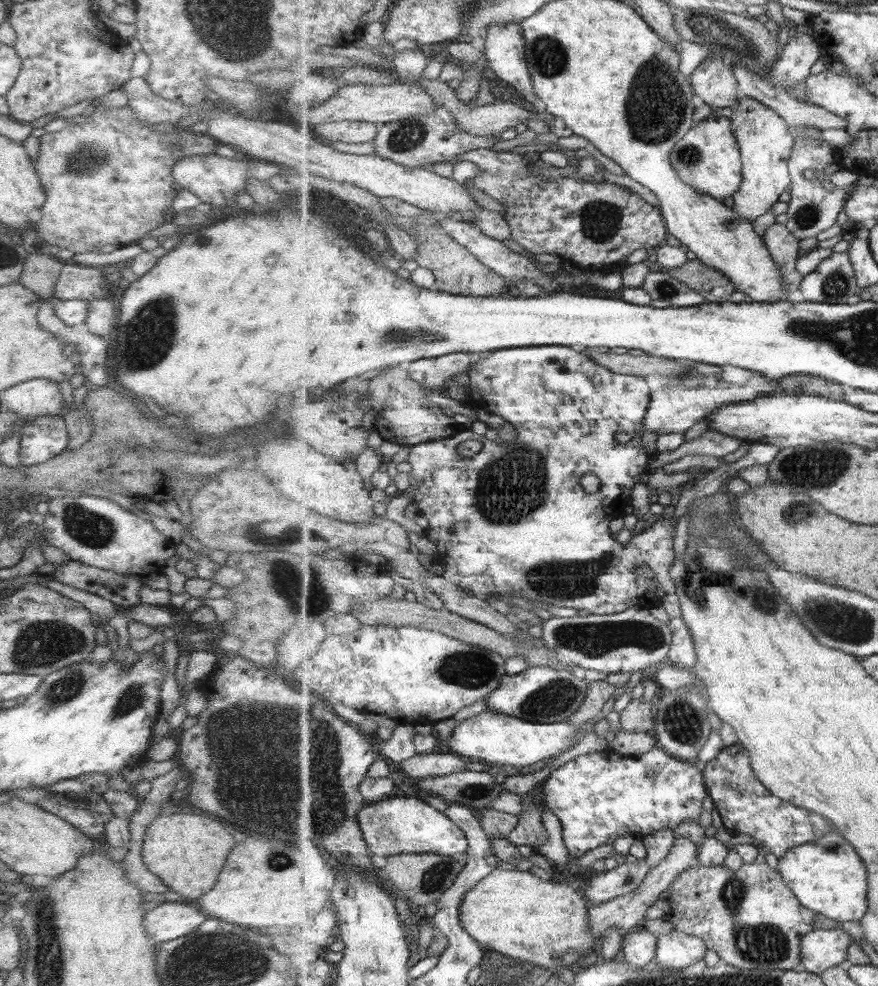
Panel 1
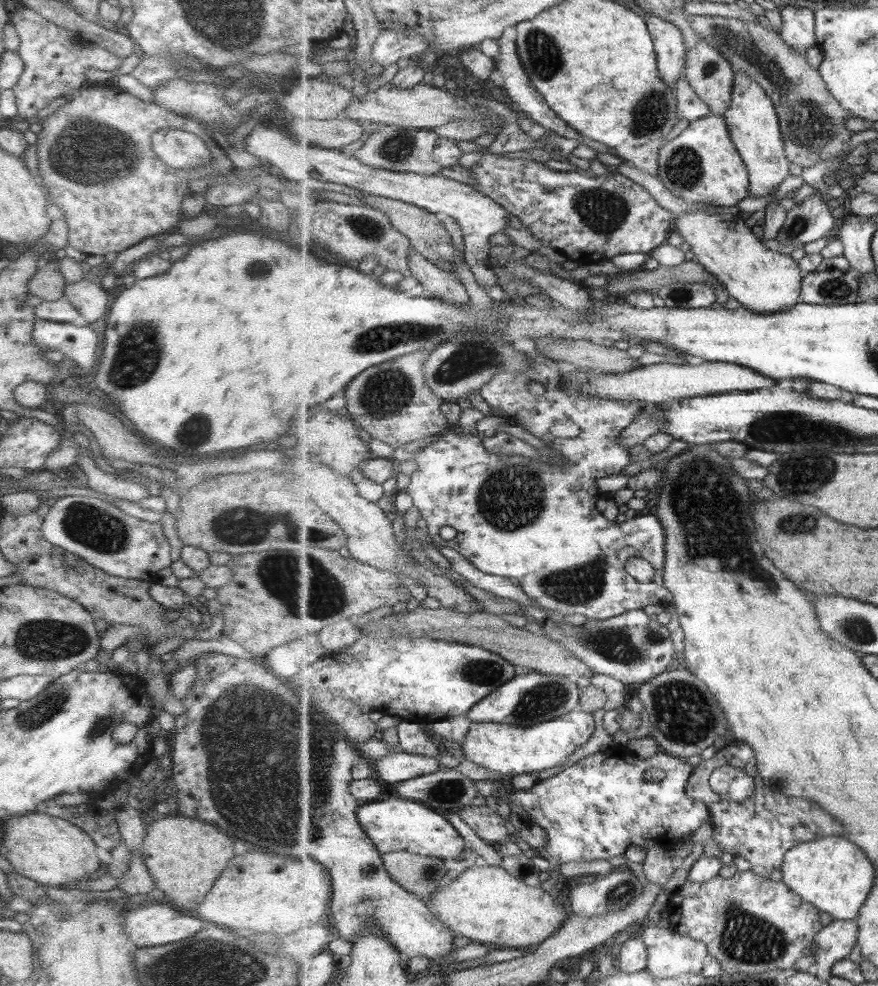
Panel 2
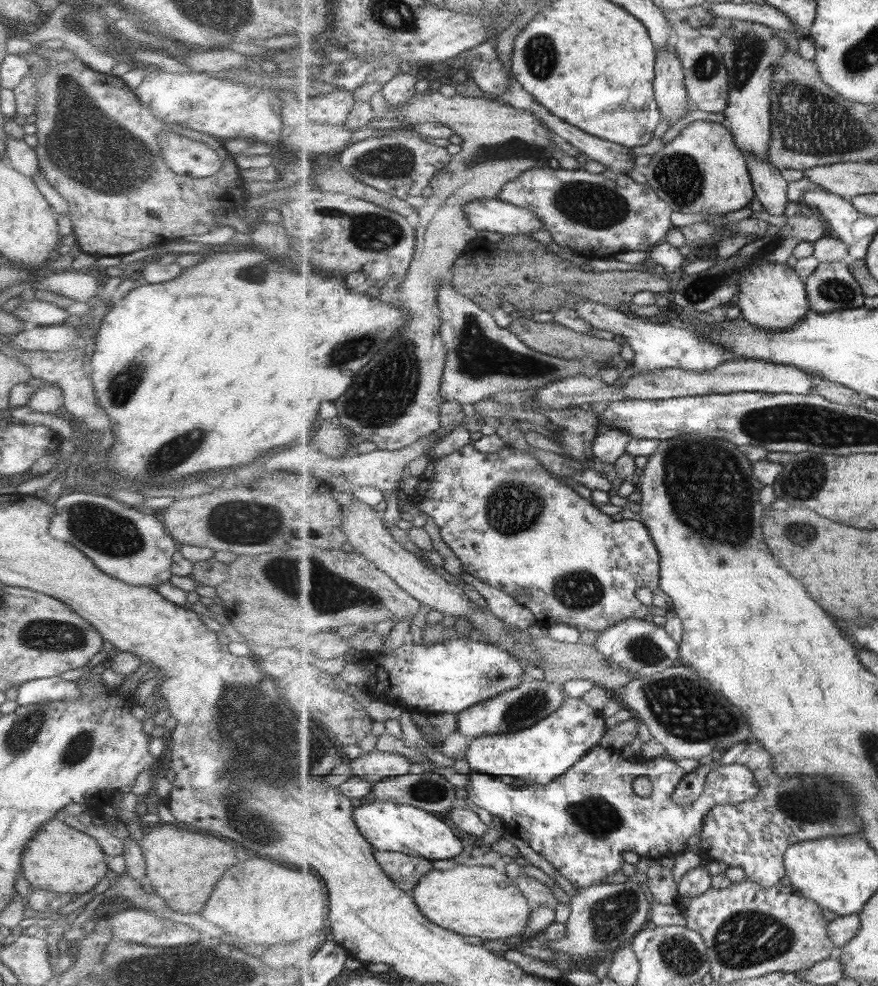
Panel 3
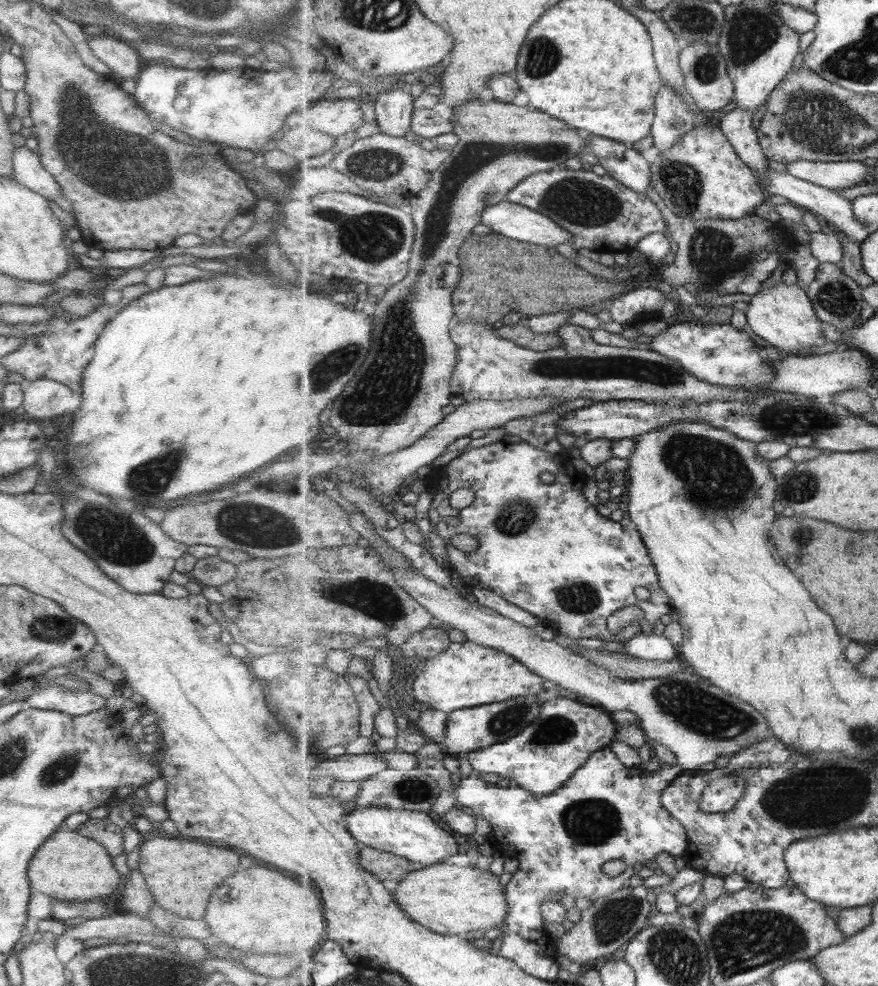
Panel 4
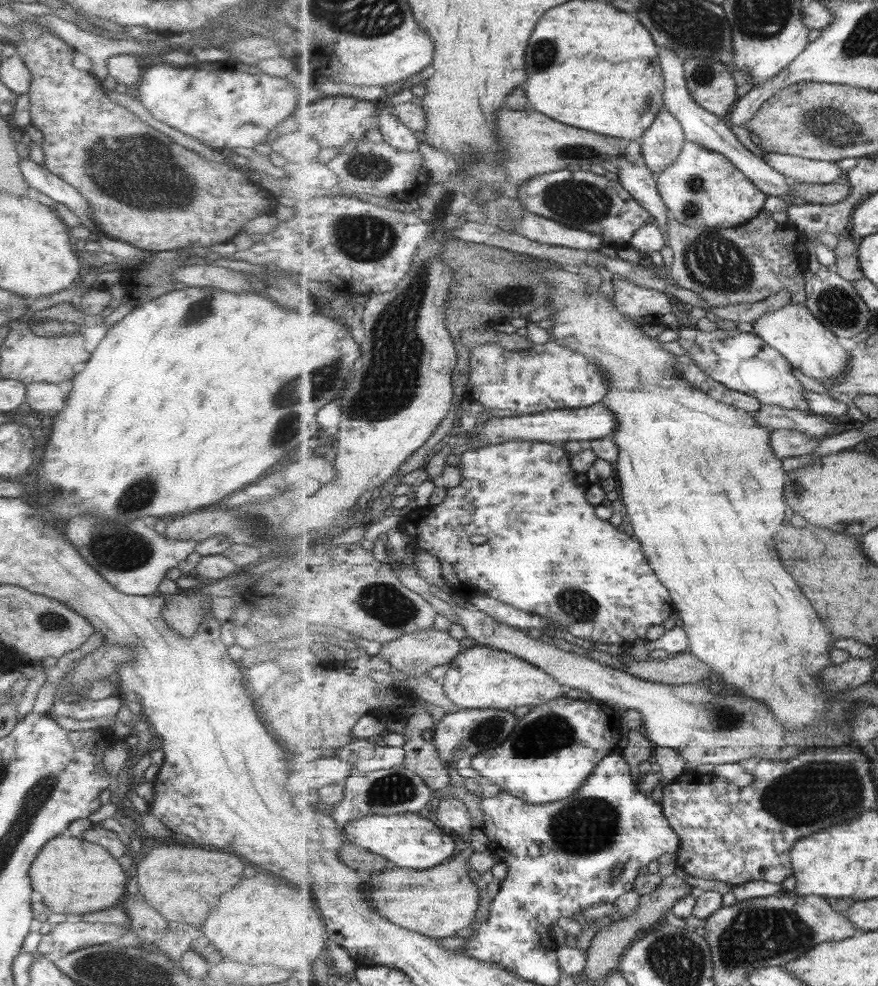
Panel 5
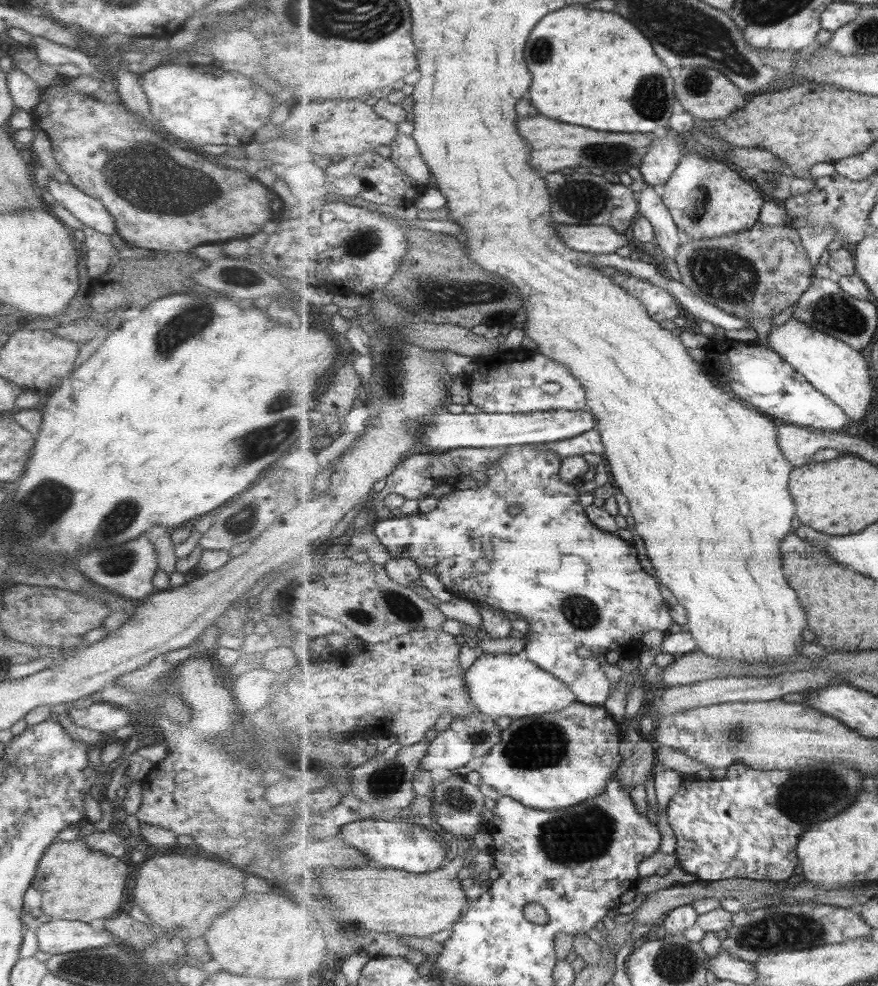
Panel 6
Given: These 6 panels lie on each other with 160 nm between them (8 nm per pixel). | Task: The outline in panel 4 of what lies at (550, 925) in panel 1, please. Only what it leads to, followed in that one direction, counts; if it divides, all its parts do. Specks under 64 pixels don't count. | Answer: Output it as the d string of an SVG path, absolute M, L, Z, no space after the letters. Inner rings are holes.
M440 863L411 872L392 887L399 906L417 924L443 936L464 936L473 930L497 928L508 915L506 887L488 869Z

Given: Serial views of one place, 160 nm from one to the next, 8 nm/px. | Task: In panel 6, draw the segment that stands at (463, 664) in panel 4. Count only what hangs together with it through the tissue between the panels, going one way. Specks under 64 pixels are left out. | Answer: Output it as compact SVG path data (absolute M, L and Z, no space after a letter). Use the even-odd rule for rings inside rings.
M481 654L466 671L466 681L477 710L493 721L501 716L515 720L549 715L550 712L559 712L579 701L565 681L559 680L528 658L523 660L516 654Z

